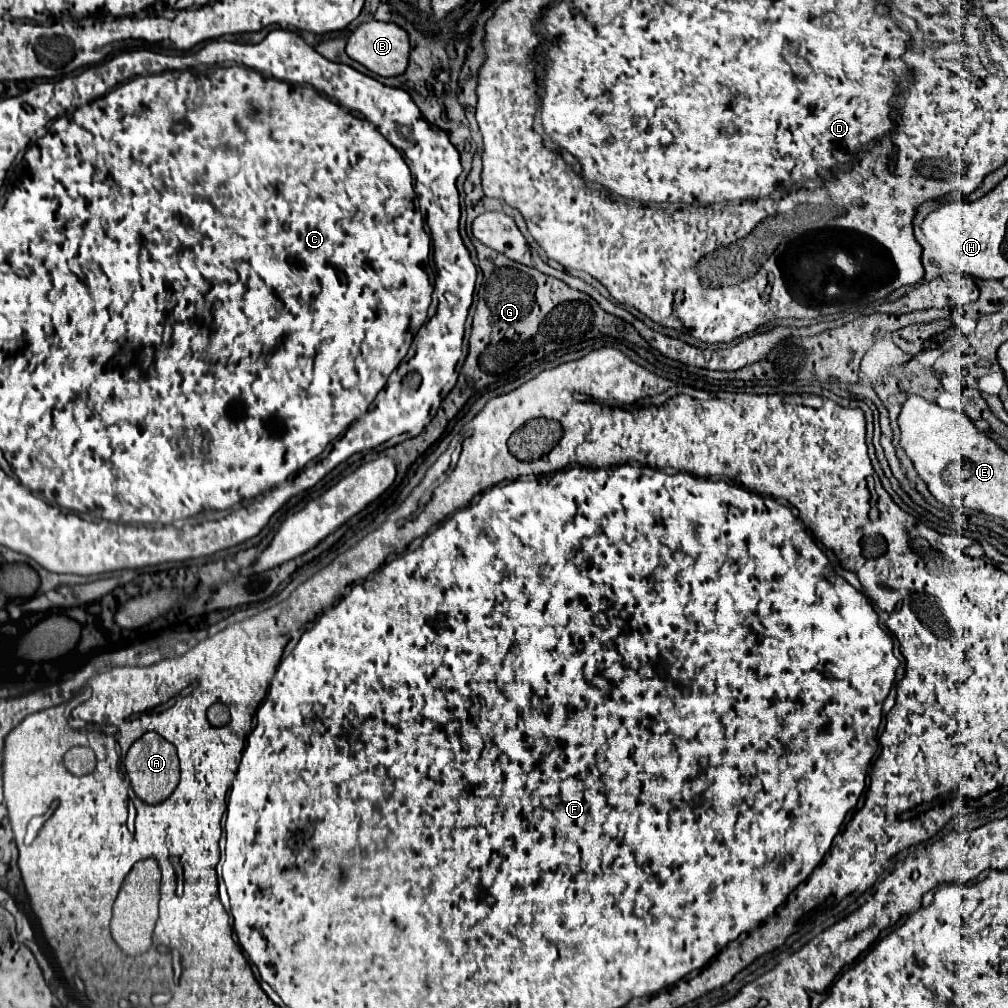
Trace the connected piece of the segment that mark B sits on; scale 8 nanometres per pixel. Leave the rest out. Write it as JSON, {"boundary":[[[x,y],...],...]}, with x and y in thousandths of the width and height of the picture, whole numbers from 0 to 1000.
{"boundary":[[[376,20],[360,22],[358,26],[354,26],[354,30],[346,36],[346,42],[344,42],[344,56],[354,60],[364,69],[368,69],[376,75],[400,73],[406,63],[406,50],[408,50],[406,34],[390,22],[376,22]]]}

